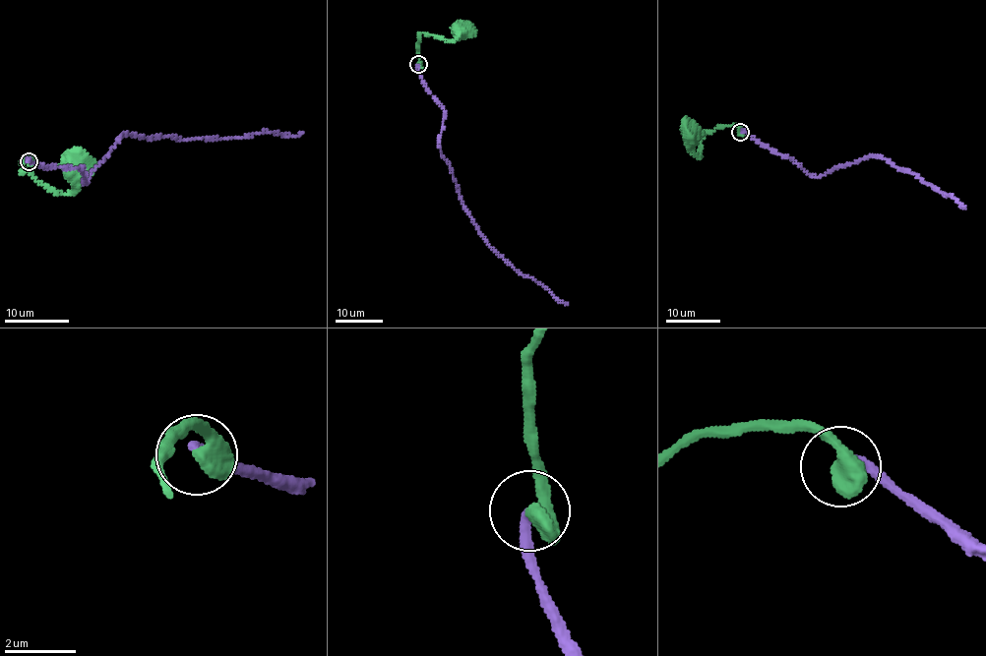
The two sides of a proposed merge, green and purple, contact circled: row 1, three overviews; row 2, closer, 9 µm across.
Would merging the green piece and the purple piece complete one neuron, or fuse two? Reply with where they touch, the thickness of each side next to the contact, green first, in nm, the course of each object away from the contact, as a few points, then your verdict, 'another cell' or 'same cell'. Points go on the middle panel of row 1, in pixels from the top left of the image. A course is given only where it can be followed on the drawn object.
place (418, 64); calibres 650 and 260 nm; course green (417, 64), (421, 33), (451, 40), (458, 36), (462, 29), (460, 29); course purple (417, 64), (423, 85), (444, 113), (440, 153), (450, 167), (462, 207), (490, 247), (517, 270), (568, 304); same cell

